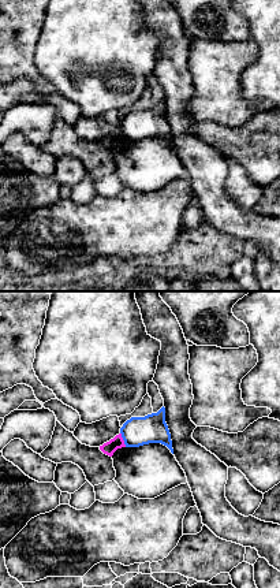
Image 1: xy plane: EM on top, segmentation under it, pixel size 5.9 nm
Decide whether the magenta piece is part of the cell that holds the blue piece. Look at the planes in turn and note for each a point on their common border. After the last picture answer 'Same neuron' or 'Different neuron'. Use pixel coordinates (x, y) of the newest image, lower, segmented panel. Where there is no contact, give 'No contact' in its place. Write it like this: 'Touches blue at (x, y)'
Touches blue at (123, 439)

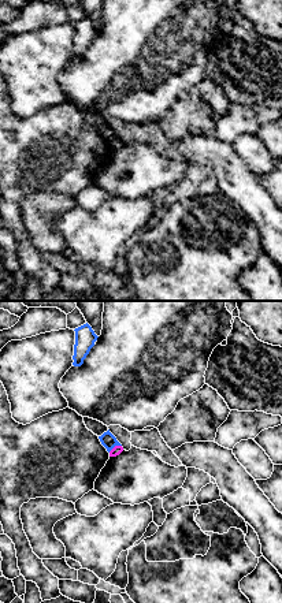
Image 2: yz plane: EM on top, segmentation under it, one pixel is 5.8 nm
Touches blue at (114, 446)

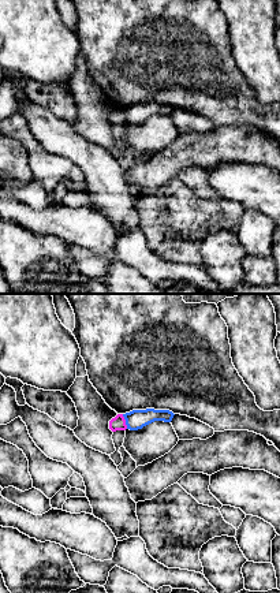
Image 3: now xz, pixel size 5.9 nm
Touches blue at (126, 421)

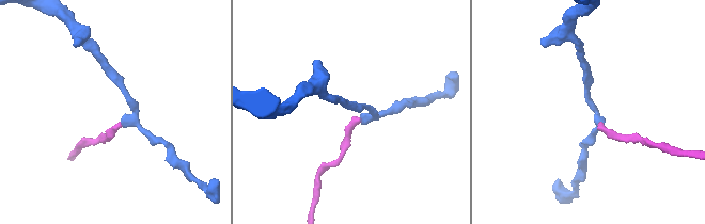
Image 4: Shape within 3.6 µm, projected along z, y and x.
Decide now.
Different neuron

